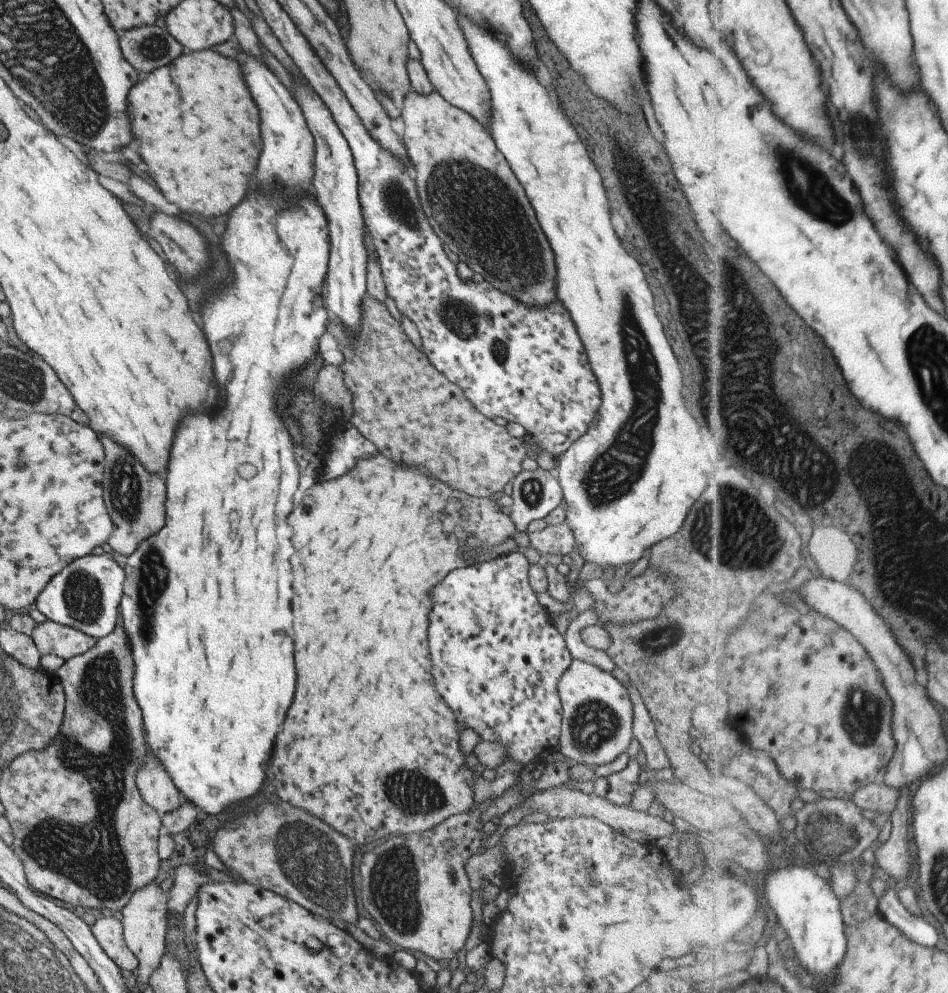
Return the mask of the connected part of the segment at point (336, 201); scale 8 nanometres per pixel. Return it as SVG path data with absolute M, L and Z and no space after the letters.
M294 80L297 92L297 103L304 113L308 128L315 140L315 177L313 180L314 200L322 207L329 228L329 267L326 279L329 286L327 304L345 324L349 335L359 331L361 323L361 304L367 294L367 246L365 242L365 222L359 201L359 180L353 161L353 154L346 137L336 124L332 113L323 100L312 90Z

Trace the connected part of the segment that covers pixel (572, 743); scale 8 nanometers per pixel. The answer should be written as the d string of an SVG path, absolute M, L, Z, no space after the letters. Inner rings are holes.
M573 659L557 686L562 705L561 735L557 750L566 759L595 767L616 760L633 738L633 704L627 689L596 665Z

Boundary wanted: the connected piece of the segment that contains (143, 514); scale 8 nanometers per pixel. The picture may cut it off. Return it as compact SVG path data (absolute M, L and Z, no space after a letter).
M101 435L99 437L105 452L103 497L113 524L107 542L112 546L115 554L122 554L128 558L140 546L140 542L144 542L148 536L164 528L166 524L164 522L166 520L166 512L164 512L166 488L164 488L164 480L148 474L142 468L142 464L132 454L128 454L125 448L120 448L116 441Z

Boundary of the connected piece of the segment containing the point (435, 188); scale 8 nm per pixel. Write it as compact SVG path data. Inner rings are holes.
M411 90L402 102L401 116L410 164L416 169L415 181L421 207L448 250L474 272L484 274L484 279L495 289L511 294L520 302L543 307L556 301L556 266L552 248L538 226L522 184L516 180L506 157L498 150L489 132L467 112L448 104L436 91L425 95Z

